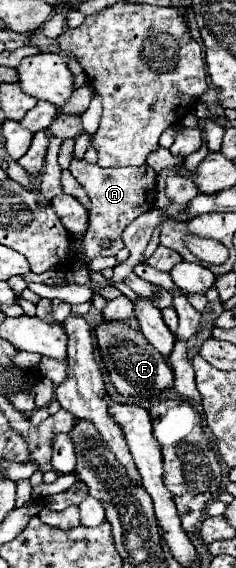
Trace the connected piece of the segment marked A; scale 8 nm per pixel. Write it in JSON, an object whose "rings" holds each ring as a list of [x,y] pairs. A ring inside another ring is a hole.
{"rings":[[[72,160],[70,164],[72,176],[82,184],[88,192],[92,210],[90,210],[90,226],[84,234],[84,262],[96,256],[116,256],[118,250],[124,248],[122,232],[124,228],[136,220],[140,214],[148,212],[154,206],[154,188],[156,188],[156,172],[150,166],[142,168],[100,168],[98,164],[90,164],[86,160]],[[108,240],[108,248],[100,248],[100,244]]]}

